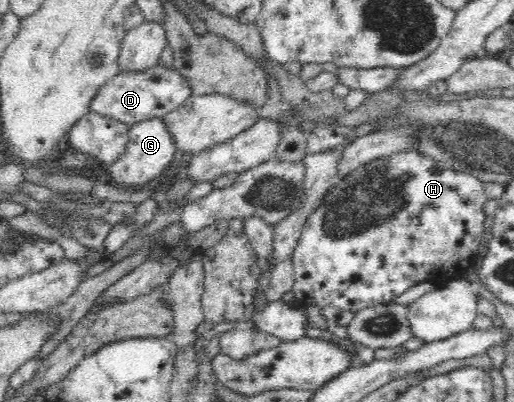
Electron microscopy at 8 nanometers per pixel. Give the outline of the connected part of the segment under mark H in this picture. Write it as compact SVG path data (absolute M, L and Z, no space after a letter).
M418 150L401 151L388 157L370 160L367 164L359 166L359 168L352 170L347 176L340 178L337 186L330 189L322 203L316 207L315 212L309 216L303 228L299 243L297 243L297 247L292 255L295 270L295 282L291 290L294 294L292 305L289 305L282 298L273 301L265 306L263 310L254 312L252 315L253 323L262 332L280 339L281 343L296 342L306 336L308 317L305 315L305 306L317 306L319 308L335 306L335 308L341 308L341 310L356 312L361 308L391 302L397 296L401 296L405 290L409 290L411 286L415 286L415 284L426 280L435 280L435 277L441 273L452 276L457 271L457 264L461 260L468 260L471 256L476 255L479 250L479 245L481 244L481 240L483 240L485 231L484 222L486 214L483 209L487 201L488 198L485 195L483 181L479 180L475 175L465 174L464 172L459 172L451 168L440 168L435 160L432 160L429 156L420 154Z

